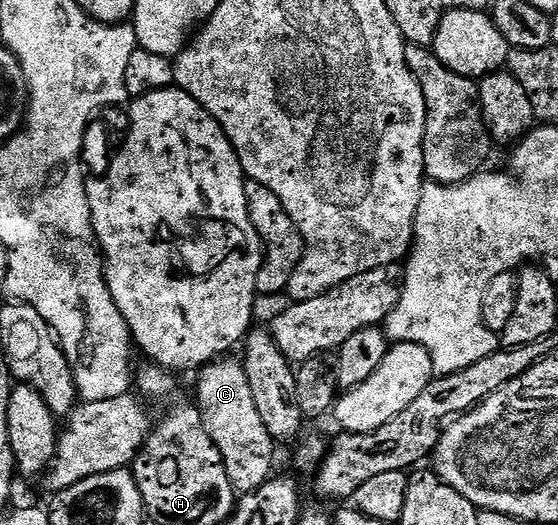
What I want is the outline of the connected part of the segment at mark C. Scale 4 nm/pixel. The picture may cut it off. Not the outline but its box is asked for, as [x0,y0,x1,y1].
[197,358,277,494]

